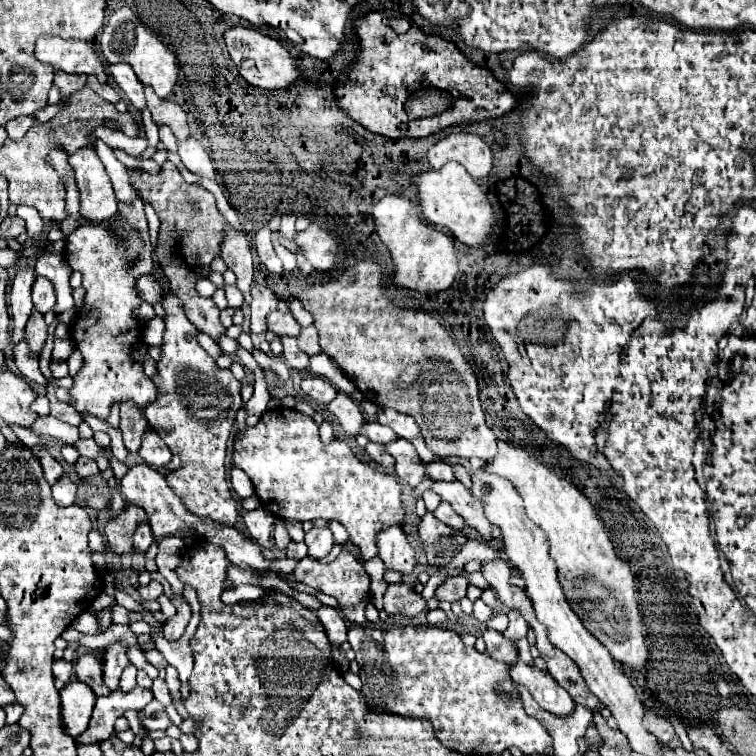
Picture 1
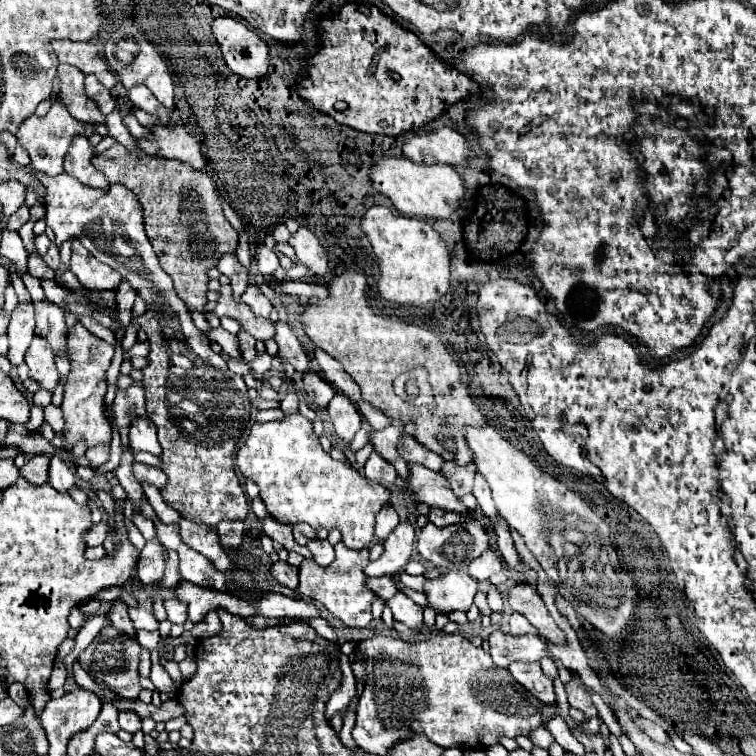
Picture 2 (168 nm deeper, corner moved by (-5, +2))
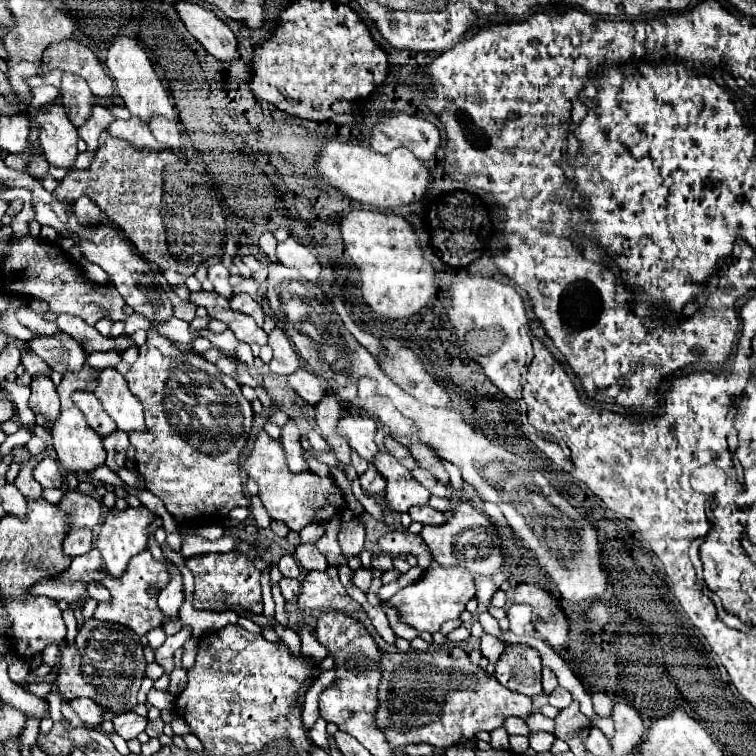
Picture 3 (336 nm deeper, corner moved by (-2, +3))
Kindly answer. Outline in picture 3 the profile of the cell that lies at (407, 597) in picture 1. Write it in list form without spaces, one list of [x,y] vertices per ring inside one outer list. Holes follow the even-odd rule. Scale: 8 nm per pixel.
[[[359,568],[359,570],[355,570],[353,584],[355,584],[359,590],[367,592],[367,590],[369,590],[369,586],[371,586],[371,580],[373,580],[373,576],[371,576],[371,570],[367,570],[367,568]]]

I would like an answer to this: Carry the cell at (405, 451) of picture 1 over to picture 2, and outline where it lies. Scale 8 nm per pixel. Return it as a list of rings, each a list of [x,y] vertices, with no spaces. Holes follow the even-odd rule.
[[[386,427],[386,429],[378,429],[378,431],[370,433],[370,443],[372,443],[374,451],[378,455],[382,455],[382,459],[392,463],[396,467],[398,475],[402,479],[406,479],[408,477],[408,463],[396,451],[398,439],[400,439],[400,429],[398,427]]]

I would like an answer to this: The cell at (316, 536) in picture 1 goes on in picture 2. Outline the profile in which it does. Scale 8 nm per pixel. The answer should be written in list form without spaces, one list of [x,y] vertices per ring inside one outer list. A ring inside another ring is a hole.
[[[316,539],[316,541],[308,541],[306,545],[312,553],[312,559],[322,565],[322,567],[328,567],[332,561],[334,561],[334,547],[328,543],[328,541],[322,541],[322,539]]]

